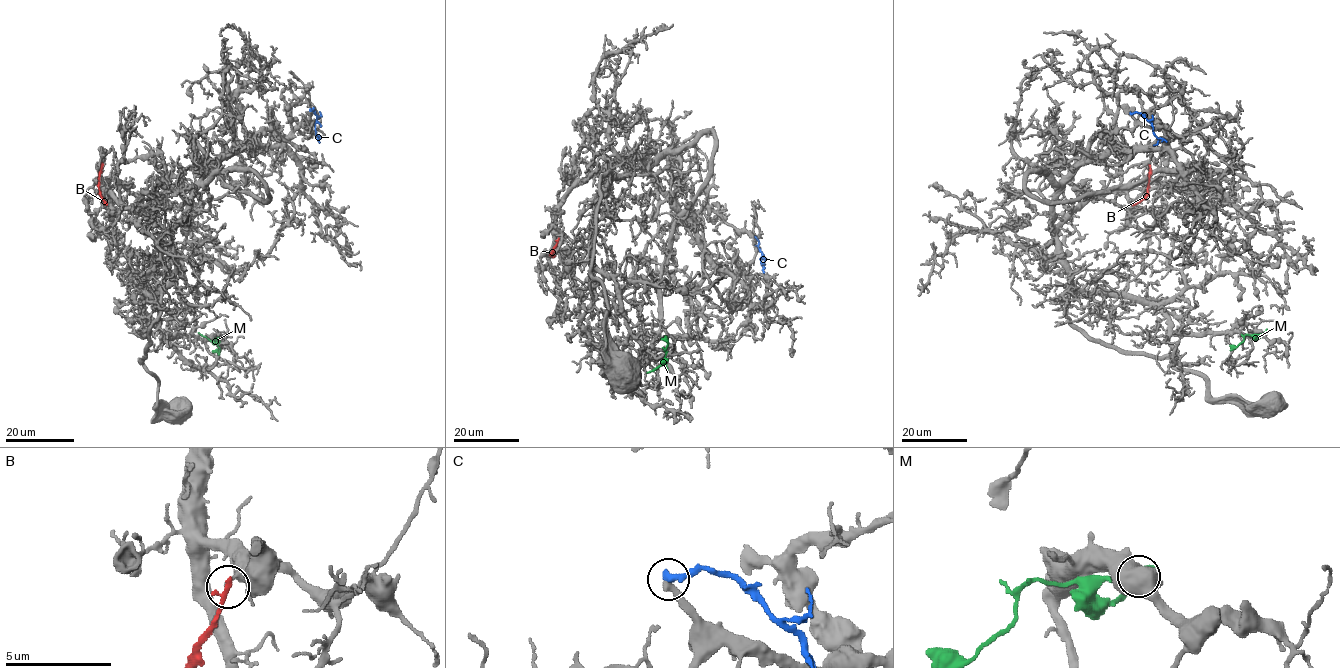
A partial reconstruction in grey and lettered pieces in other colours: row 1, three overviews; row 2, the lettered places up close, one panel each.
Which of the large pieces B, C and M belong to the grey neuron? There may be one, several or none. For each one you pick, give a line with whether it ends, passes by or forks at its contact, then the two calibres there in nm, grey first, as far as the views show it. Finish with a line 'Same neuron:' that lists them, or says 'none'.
C: it ends there; 340 nm thick on the grey side, 360 nm on the other
Same neuron: C

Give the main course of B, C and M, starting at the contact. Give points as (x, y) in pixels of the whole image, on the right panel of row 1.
B: (1134, 204), (1146, 194), (1150, 164)
C: (1130, 114), (1140, 112), (1151, 123), (1153, 133), (1158, 139), (1153, 144)
M: (1262, 334), (1246, 334), (1237, 346), (1229, 345)

